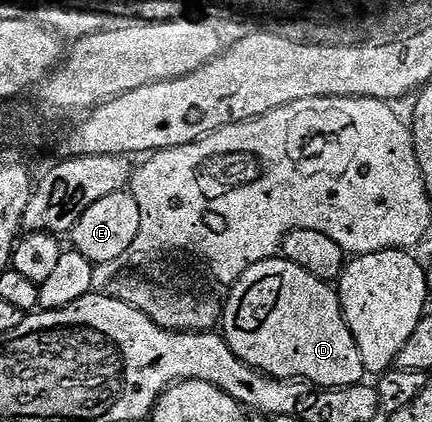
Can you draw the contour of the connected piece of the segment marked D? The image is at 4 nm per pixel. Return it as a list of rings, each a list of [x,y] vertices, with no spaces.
[[[282,256],[261,260],[261,264],[253,264],[253,268],[240,276],[228,294],[231,295],[227,302],[225,298],[221,310],[221,333],[229,348],[233,348],[235,355],[245,360],[245,364],[271,378],[302,380],[315,388],[358,386],[364,381],[361,352],[357,352],[353,332],[349,332],[343,318],[338,293],[328,283],[305,272],[305,268]]]

